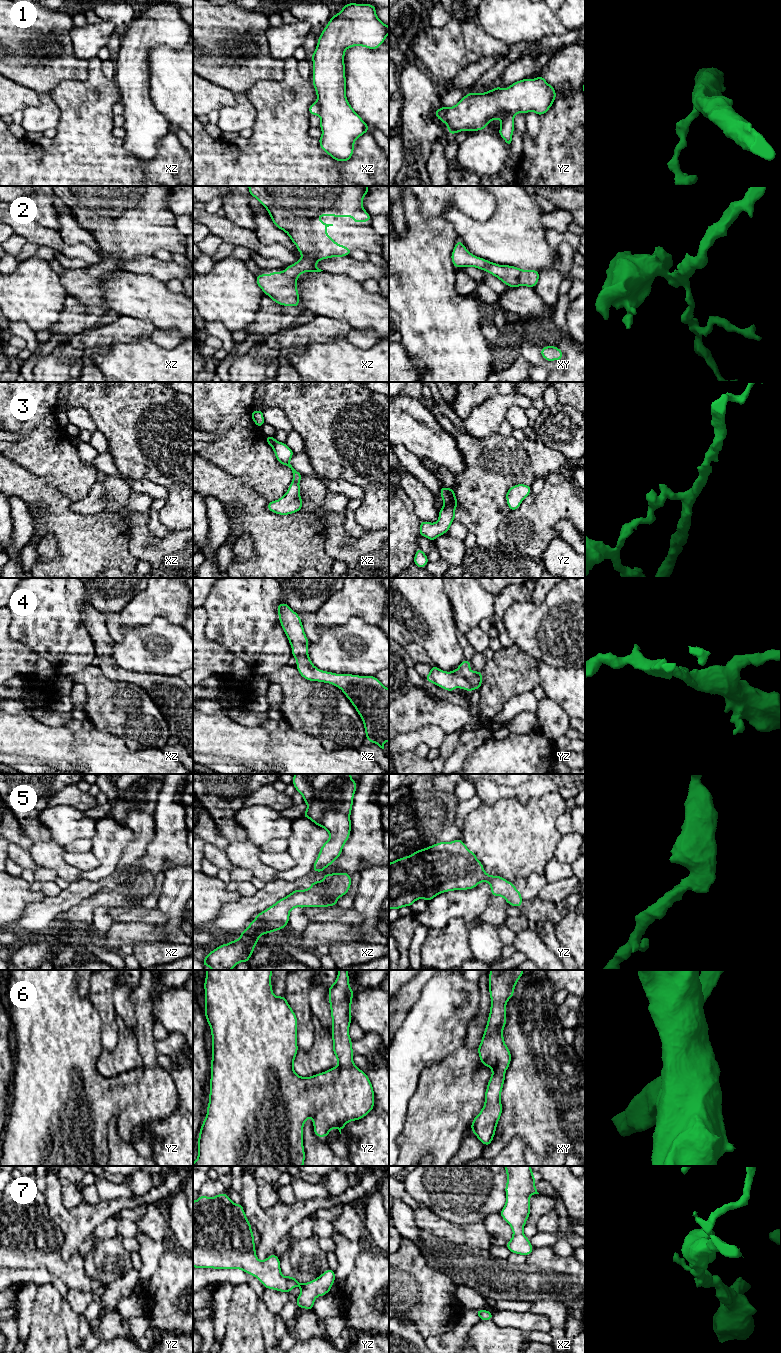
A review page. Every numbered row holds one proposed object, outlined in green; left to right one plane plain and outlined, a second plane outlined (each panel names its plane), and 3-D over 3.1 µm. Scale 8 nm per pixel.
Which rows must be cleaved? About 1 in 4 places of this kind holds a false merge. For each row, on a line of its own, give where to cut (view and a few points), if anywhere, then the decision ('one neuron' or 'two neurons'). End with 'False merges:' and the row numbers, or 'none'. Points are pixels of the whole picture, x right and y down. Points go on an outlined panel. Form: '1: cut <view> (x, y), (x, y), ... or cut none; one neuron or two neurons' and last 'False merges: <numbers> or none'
1: cut yz (513, 115), (506, 114), (501, 120); two neurons
2: cut none; one neuron
3: cut yz (444, 504), (448, 504), (454, 510); two neurons
4: cut none; one neuron
5: cut none; one neuron
6: cut none; one neuron
7: cut none; one neuron
False merges: 1, 3

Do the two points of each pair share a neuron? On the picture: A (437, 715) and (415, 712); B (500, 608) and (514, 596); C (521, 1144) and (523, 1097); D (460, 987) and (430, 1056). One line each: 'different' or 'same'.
A: same
B: same
C: different
D: same

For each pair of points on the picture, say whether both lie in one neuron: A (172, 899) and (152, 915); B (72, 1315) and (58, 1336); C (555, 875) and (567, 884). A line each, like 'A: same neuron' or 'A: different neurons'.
A: different neurons
B: different neurons
C: different neurons

